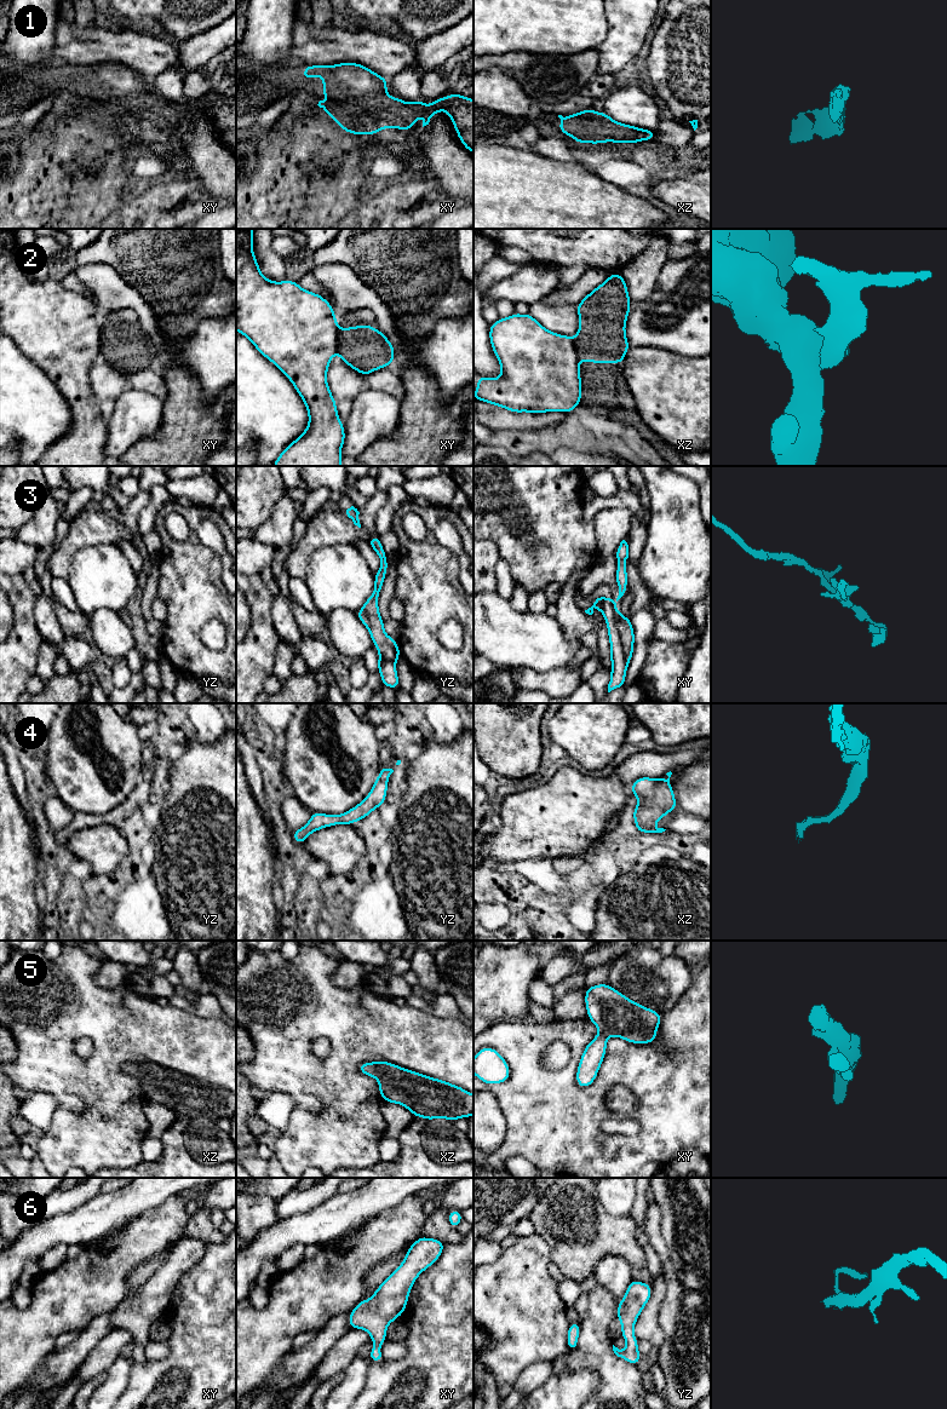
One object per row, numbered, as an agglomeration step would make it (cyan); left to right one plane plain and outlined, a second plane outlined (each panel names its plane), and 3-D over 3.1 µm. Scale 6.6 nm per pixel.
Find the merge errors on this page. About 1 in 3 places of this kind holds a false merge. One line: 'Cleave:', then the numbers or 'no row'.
Cleave: 2, 3

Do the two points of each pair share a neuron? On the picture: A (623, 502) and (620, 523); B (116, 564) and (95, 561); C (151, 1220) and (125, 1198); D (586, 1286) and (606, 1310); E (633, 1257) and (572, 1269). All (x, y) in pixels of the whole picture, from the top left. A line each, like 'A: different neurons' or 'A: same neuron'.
A: different neurons
B: same neuron
C: different neurons
D: different neurons
E: same neuron

